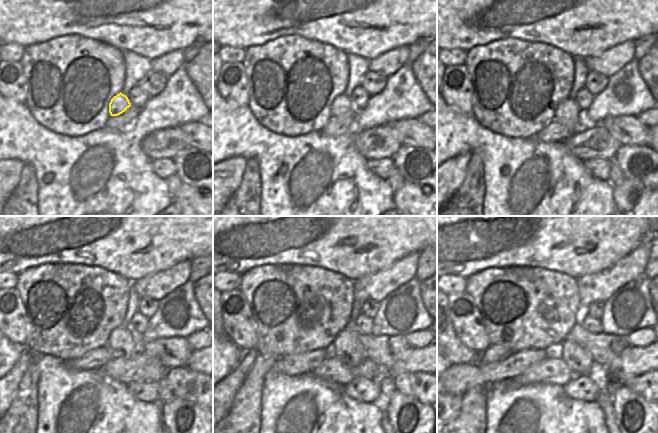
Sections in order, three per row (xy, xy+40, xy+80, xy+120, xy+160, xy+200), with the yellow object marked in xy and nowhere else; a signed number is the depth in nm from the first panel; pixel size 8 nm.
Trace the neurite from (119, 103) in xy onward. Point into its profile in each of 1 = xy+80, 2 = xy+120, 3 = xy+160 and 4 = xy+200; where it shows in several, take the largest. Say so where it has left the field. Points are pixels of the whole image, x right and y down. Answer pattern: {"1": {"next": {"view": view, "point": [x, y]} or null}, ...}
{"1": {"next": {"view": "xy+80", "point": [568, 113]}}, "2": {"next": {"view": "xy+120", "point": [123, 343]}}, "3": {"next": {"view": "xy+160", "point": [345, 346]}}, "4": {"next": {"view": "xy+200", "point": [579, 361]}}}

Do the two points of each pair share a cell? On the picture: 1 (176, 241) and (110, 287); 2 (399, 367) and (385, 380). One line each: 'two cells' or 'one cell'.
1: two cells
2: two cells

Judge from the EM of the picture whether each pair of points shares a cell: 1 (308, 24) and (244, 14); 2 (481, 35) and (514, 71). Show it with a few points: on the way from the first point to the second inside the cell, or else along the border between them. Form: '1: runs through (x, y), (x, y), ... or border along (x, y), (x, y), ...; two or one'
1: runs through (292, 17), (275, 18), (271, 14), (260, 14); one
2: border along (511, 37), (474, 45), (466, 51); two

